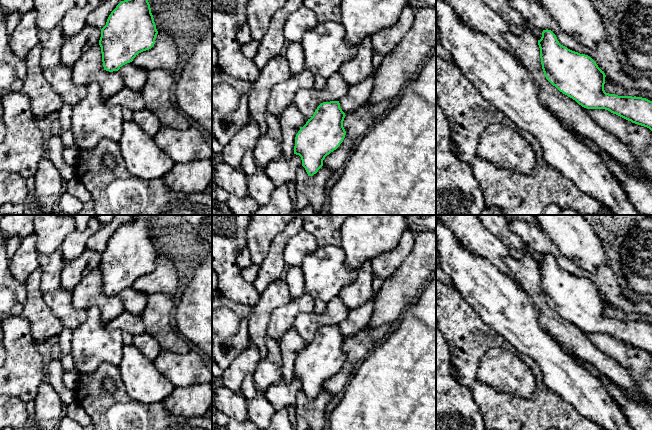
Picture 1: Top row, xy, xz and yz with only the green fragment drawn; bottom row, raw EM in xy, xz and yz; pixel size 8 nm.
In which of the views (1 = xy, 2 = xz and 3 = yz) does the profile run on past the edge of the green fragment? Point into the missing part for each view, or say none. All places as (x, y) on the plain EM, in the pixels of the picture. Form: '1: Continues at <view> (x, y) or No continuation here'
1: No continuation here
2: No continuation here
3: No continuation here

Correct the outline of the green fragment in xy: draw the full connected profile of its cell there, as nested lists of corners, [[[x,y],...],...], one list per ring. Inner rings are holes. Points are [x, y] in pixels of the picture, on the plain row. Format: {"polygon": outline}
{"polygon": [[[134,217],[130,223],[121,225],[109,239],[99,264],[104,294],[118,295],[123,289],[132,286],[139,277],[154,270],[158,255],[148,226],[150,217]]]}

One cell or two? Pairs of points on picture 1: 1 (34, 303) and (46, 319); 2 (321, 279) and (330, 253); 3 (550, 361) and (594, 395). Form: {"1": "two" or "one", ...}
{"1": "one", "2": "one", "3": "one"}

